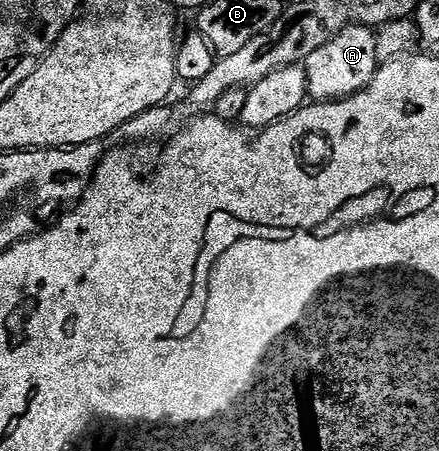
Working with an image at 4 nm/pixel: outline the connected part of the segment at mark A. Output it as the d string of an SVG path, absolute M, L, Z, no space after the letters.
M349 25L311 54L304 66L309 95L314 102L341 101L344 97L355 95L369 86L379 68L377 34L367 25Z

